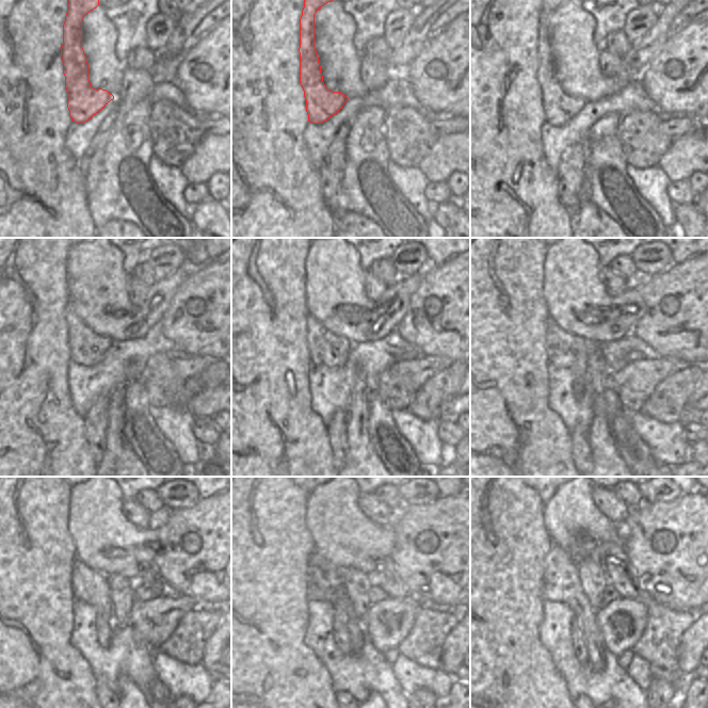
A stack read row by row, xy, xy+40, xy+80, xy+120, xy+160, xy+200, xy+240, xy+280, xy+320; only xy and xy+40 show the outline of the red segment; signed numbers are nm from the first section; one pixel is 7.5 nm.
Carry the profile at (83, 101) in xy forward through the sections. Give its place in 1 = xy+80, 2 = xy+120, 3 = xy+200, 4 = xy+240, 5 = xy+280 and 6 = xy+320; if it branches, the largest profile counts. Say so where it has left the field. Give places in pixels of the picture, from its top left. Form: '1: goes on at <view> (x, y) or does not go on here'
1: goes on at xy+80 (559, 107)
2: goes on at xy+120 (86, 348)
3: goes on at xy+200 (563, 349)
4: goes on at xy+240 (87, 585)
5: goes on at xy+280 (318, 567)
6: goes on at xy+320 (577, 634)

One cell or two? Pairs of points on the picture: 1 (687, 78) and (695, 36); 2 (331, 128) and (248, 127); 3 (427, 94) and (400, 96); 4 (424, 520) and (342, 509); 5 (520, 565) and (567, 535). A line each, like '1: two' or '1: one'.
1: one
2: two
3: two
4: two
5: two

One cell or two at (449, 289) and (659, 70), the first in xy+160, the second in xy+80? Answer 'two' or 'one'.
one

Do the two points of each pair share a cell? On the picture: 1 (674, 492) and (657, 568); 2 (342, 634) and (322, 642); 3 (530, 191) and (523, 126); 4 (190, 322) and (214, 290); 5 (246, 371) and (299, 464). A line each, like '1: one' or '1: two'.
1: two
2: two
3: one
4: one
5: one

